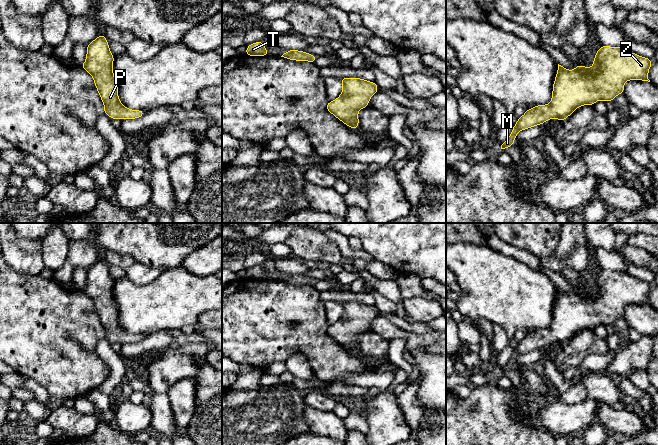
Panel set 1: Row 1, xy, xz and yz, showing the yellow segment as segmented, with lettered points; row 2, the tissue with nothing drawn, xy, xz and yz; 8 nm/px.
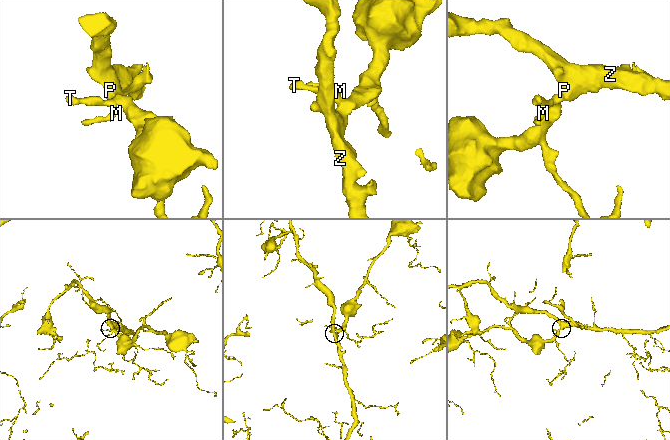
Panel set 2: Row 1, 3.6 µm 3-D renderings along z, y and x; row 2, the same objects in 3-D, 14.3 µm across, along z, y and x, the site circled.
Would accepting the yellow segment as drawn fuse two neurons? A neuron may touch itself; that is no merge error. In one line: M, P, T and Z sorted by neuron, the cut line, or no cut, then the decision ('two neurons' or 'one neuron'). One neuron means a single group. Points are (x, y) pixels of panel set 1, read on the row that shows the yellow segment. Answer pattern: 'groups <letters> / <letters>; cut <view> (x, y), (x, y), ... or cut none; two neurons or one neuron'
groups M P T Z; cut none; one neuron

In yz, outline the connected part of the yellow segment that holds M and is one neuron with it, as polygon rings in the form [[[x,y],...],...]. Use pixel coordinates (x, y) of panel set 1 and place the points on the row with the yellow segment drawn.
[[[601,46],[592,62],[593,66],[591,68],[575,64],[575,70],[568,70],[558,64],[550,103],[548,105],[536,105],[534,108],[527,109],[525,114],[518,118],[508,139],[503,144],[498,145],[500,151],[503,152],[505,148],[513,146],[514,139],[521,130],[541,125],[551,118],[564,121],[578,107],[584,105],[593,106],[598,100],[613,101],[617,95],[624,94],[626,81],[642,80],[650,82],[648,73],[652,60],[632,53],[625,47]]]

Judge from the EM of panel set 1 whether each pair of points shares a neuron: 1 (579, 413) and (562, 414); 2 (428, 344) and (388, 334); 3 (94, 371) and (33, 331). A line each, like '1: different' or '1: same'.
1: same
2: same
3: same

